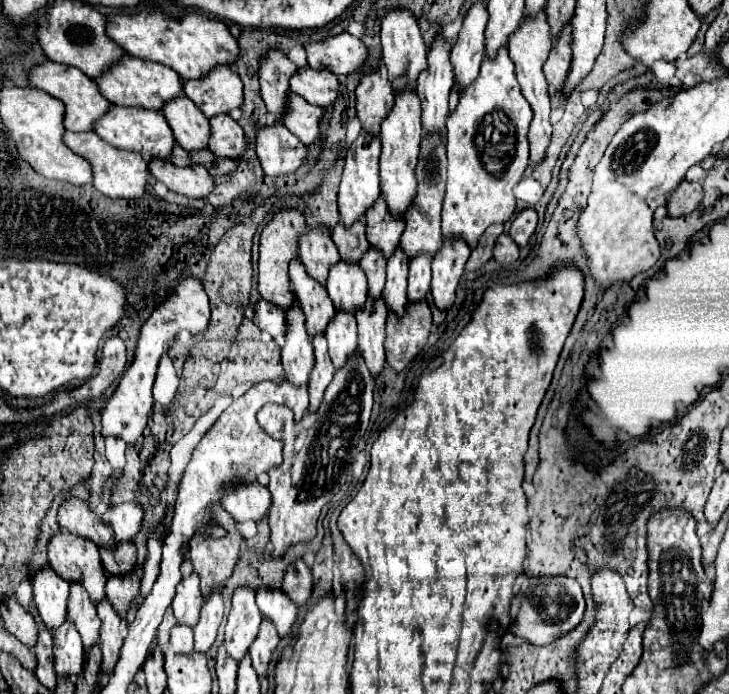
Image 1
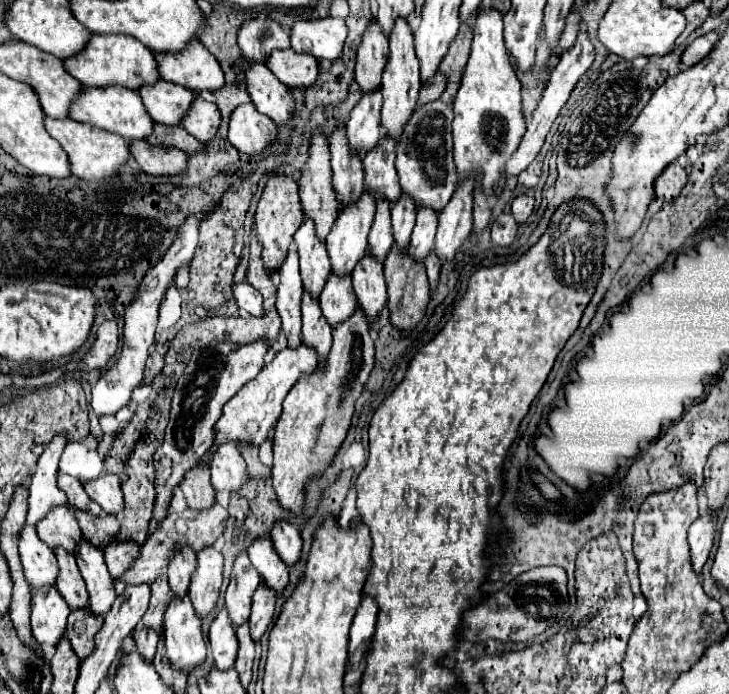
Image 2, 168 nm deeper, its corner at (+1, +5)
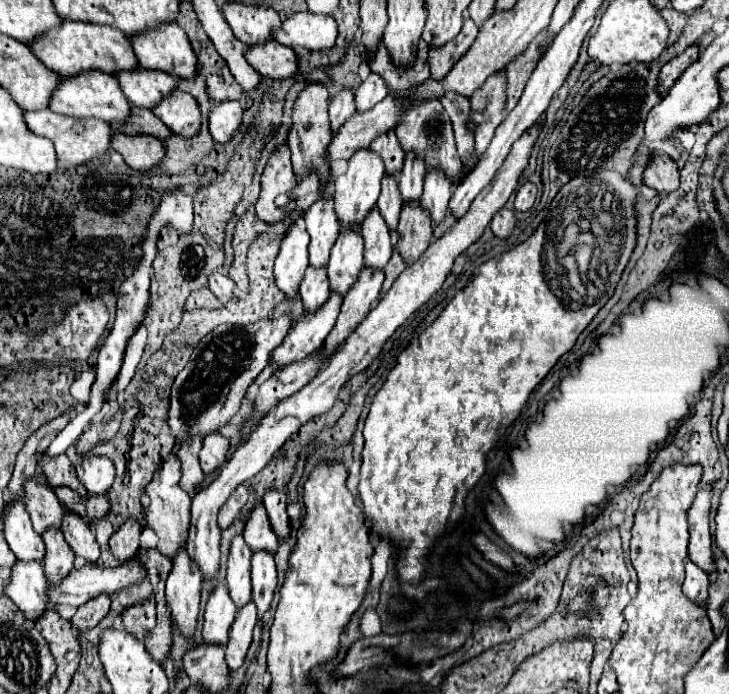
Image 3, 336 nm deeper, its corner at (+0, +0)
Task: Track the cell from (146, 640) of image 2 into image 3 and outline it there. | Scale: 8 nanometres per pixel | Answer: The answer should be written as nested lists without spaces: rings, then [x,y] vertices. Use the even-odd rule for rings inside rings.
[[[150,596],[142,604],[128,606],[122,612],[122,622],[124,622],[126,630],[132,632],[136,638],[142,638],[142,634],[146,630],[152,630],[152,626],[156,624],[156,604],[154,604],[154,596]]]

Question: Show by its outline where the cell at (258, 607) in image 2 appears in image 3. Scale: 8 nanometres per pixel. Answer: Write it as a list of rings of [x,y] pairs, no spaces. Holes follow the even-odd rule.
[[[256,550],[252,554],[252,598],[258,606],[258,616],[270,608],[272,596],[276,588],[276,564],[274,554],[266,550]]]

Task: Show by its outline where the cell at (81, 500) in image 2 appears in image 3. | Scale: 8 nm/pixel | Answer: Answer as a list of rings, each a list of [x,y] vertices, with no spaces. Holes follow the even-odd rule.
[[[42,452],[38,456],[38,468],[40,468],[40,472],[44,472],[50,486],[54,486],[54,488],[56,486],[70,486],[70,488],[78,490],[82,496],[86,494],[84,486],[80,486],[80,480],[76,478],[76,470],[66,454],[48,456],[46,452]]]

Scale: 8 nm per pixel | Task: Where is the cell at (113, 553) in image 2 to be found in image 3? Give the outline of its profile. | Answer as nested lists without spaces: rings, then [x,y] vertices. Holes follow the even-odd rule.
[[[128,520],[116,530],[116,534],[112,534],[110,550],[120,562],[128,562],[138,554],[140,532],[142,532],[142,524],[136,520]]]

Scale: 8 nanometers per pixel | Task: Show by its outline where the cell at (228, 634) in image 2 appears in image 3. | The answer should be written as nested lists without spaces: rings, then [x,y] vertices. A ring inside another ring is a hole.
[[[216,584],[214,590],[208,596],[206,610],[204,610],[204,624],[202,624],[204,640],[226,646],[228,630],[234,622],[236,610],[238,608],[228,594],[228,586],[226,584]]]

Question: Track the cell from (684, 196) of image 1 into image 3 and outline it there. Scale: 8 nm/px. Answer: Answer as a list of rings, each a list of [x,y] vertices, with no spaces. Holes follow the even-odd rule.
[[[656,150],[656,154],[652,154],[652,162],[648,162],[648,170],[644,170],[644,184],[664,194],[676,190],[680,184],[676,162],[668,154]]]

